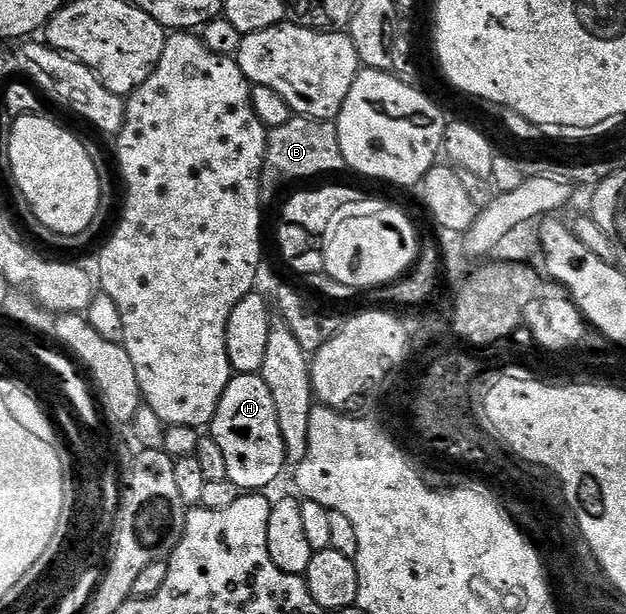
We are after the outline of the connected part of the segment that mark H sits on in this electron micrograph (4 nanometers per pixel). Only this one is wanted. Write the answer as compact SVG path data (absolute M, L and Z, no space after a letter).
M237 373L233 376L232 382L226 387L226 391L222 395L222 399L218 403L218 411L214 415L210 426L210 435L218 443L218 447L222 447L222 456L226 458L226 471L228 472L228 480L236 484L242 491L264 491L267 485L272 485L280 477L280 472L286 469L284 460L284 444L282 443L282 431L278 431L278 411L274 411L274 399L270 395L270 387L266 387L263 377L254 373Z

